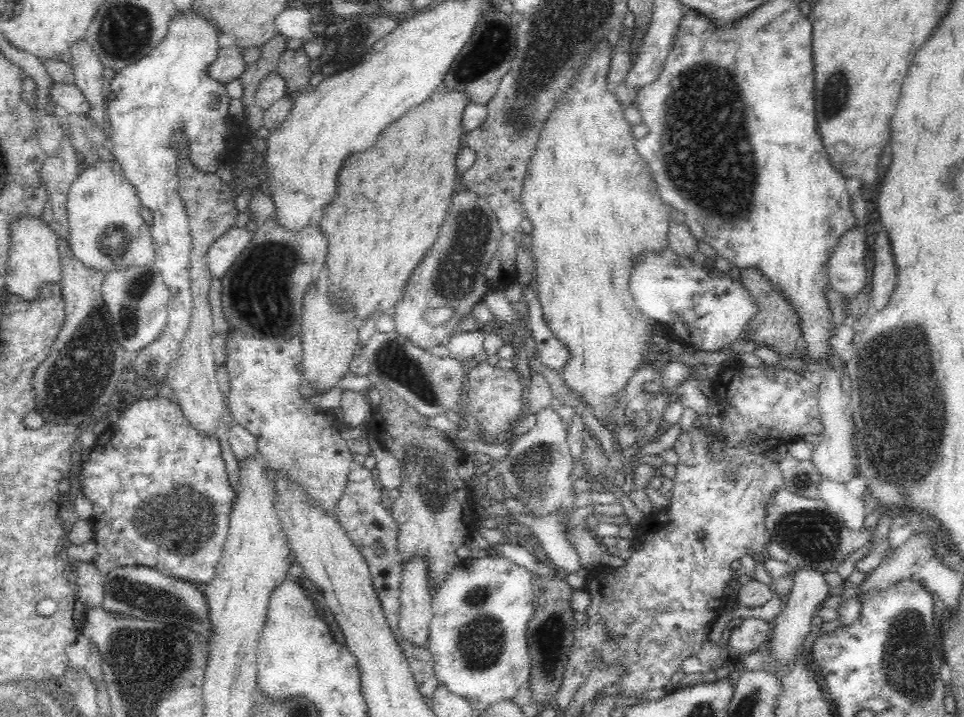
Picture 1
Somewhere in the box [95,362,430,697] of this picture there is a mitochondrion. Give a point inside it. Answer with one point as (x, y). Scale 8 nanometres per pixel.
(175, 516)

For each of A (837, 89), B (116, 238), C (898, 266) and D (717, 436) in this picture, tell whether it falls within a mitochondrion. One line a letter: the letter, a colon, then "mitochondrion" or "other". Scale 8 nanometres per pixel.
A: mitochondrion
B: mitochondrion
C: other
D: other

